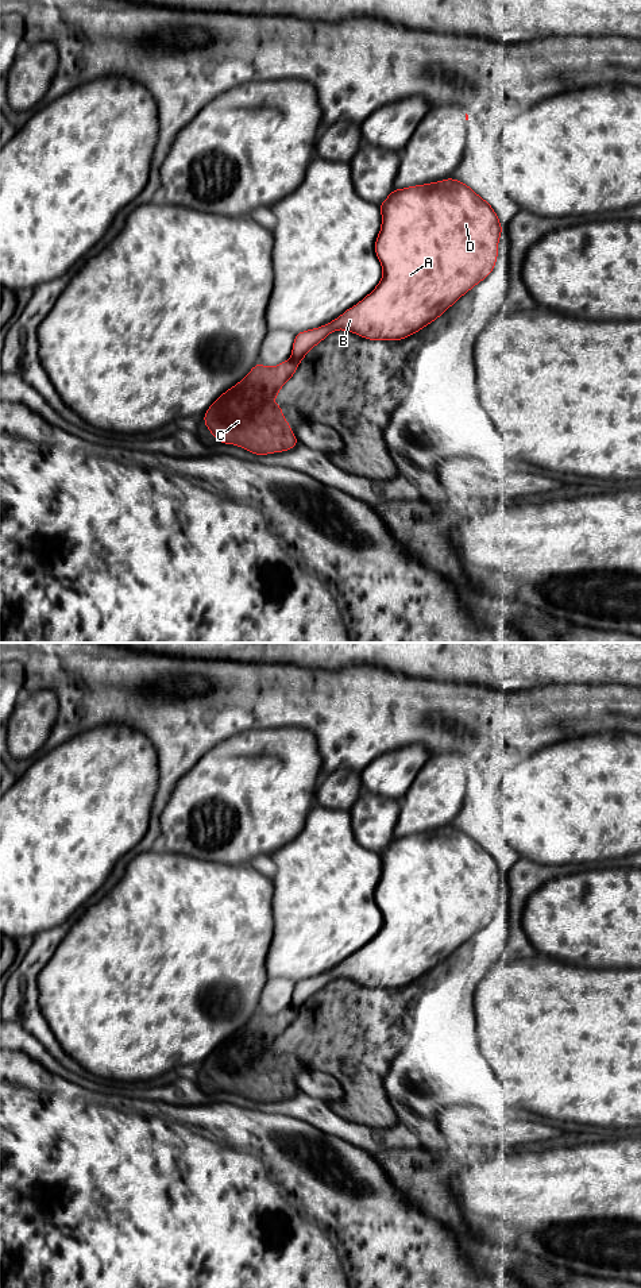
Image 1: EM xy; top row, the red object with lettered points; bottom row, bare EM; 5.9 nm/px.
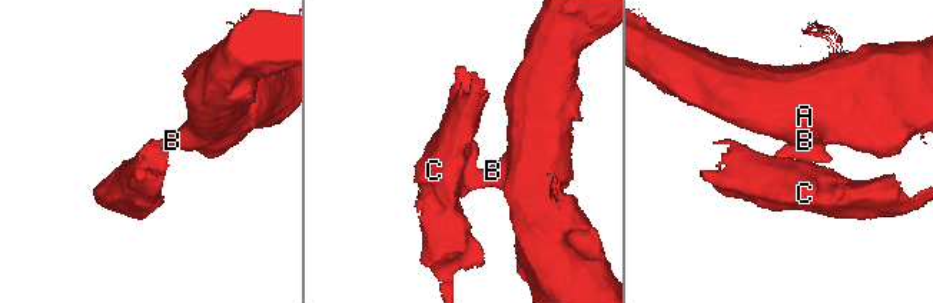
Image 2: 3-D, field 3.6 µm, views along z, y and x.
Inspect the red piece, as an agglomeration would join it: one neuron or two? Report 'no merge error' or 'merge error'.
merge error

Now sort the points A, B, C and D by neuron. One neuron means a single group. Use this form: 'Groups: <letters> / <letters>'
Groups: A B D / C

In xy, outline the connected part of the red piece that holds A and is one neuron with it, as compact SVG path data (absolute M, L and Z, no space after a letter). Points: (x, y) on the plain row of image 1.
M448 826L394 837L379 856L382 875L375 902L383 915L382 929L340 965L320 976L298 980L291 998L293 1009L300 1011L336 977L370 988L402 988L435 969L493 919L502 872L491 853L463 830Z

